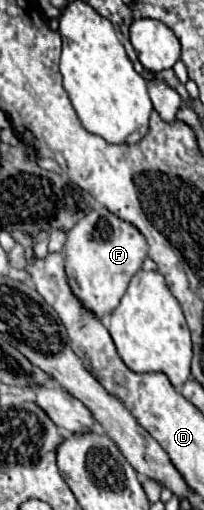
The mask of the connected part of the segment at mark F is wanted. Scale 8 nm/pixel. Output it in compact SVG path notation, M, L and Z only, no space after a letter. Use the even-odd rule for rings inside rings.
M98 206L68 232L64 256L66 276L72 292L88 310L102 318L118 306L130 278L142 268L142 262L148 256L148 242L144 234L136 230L136 226L124 222L122 218L116 218L104 206Z

